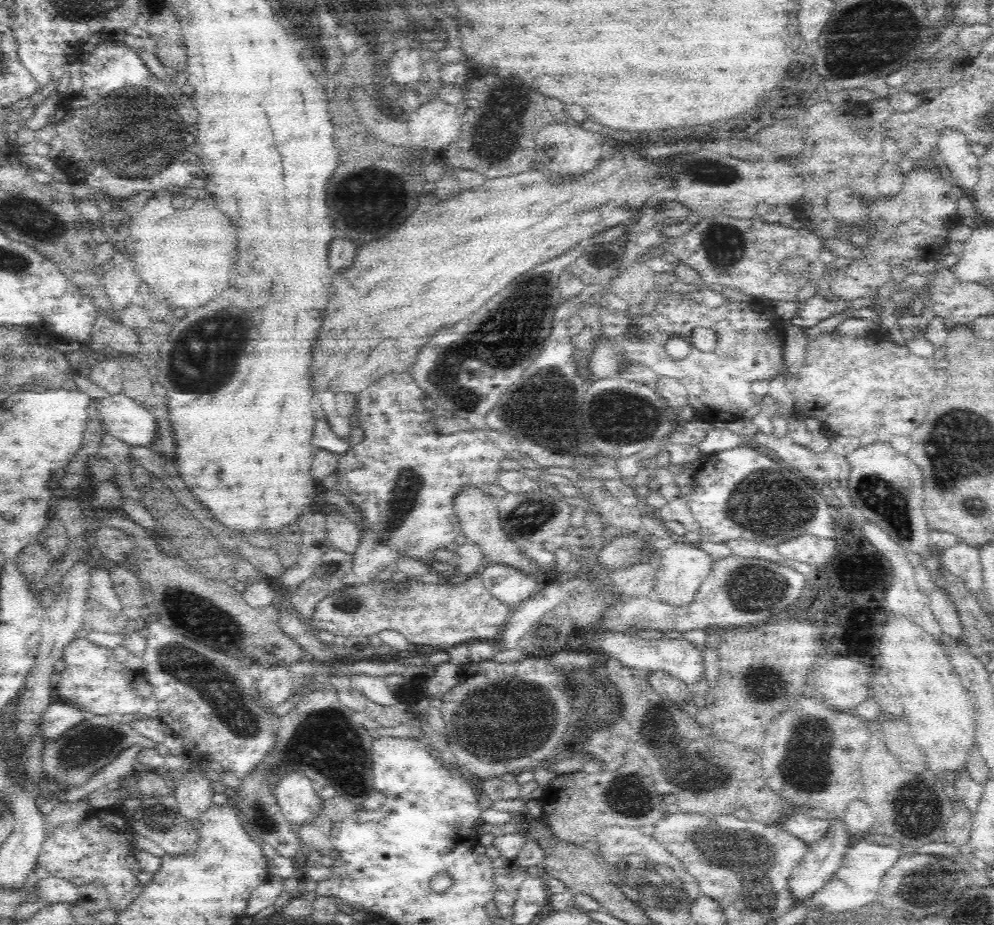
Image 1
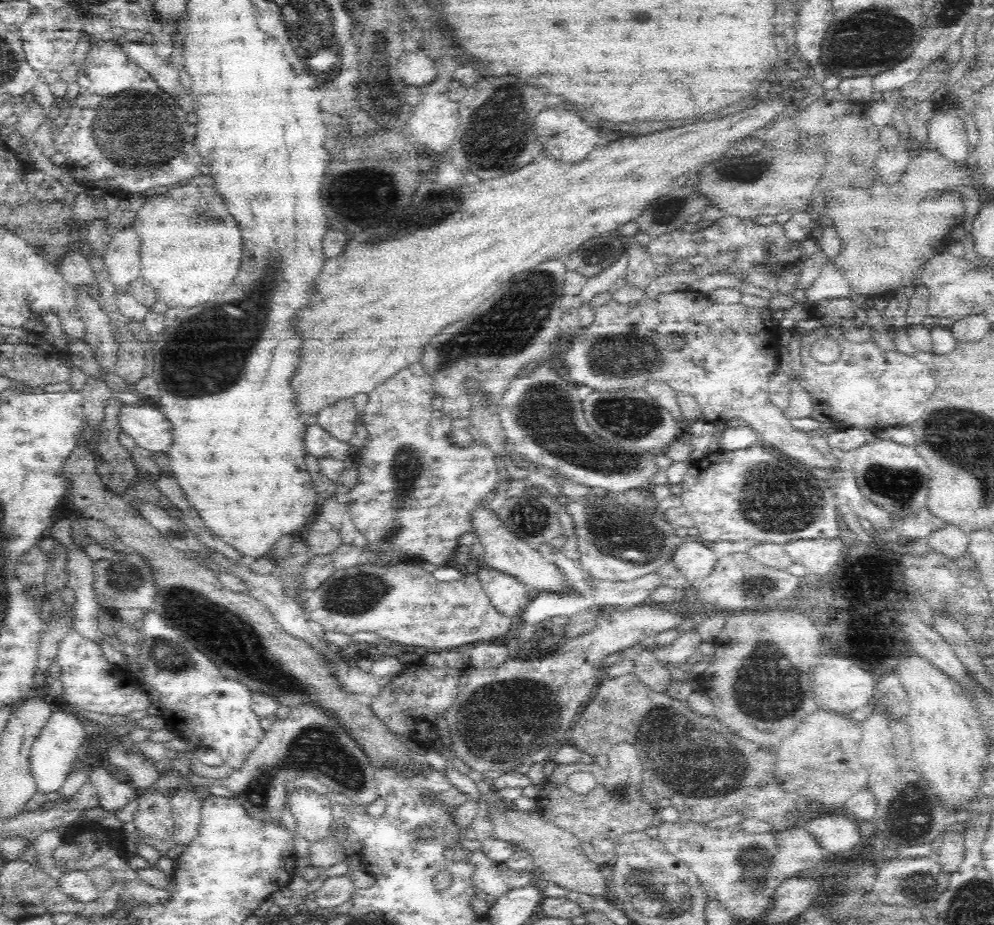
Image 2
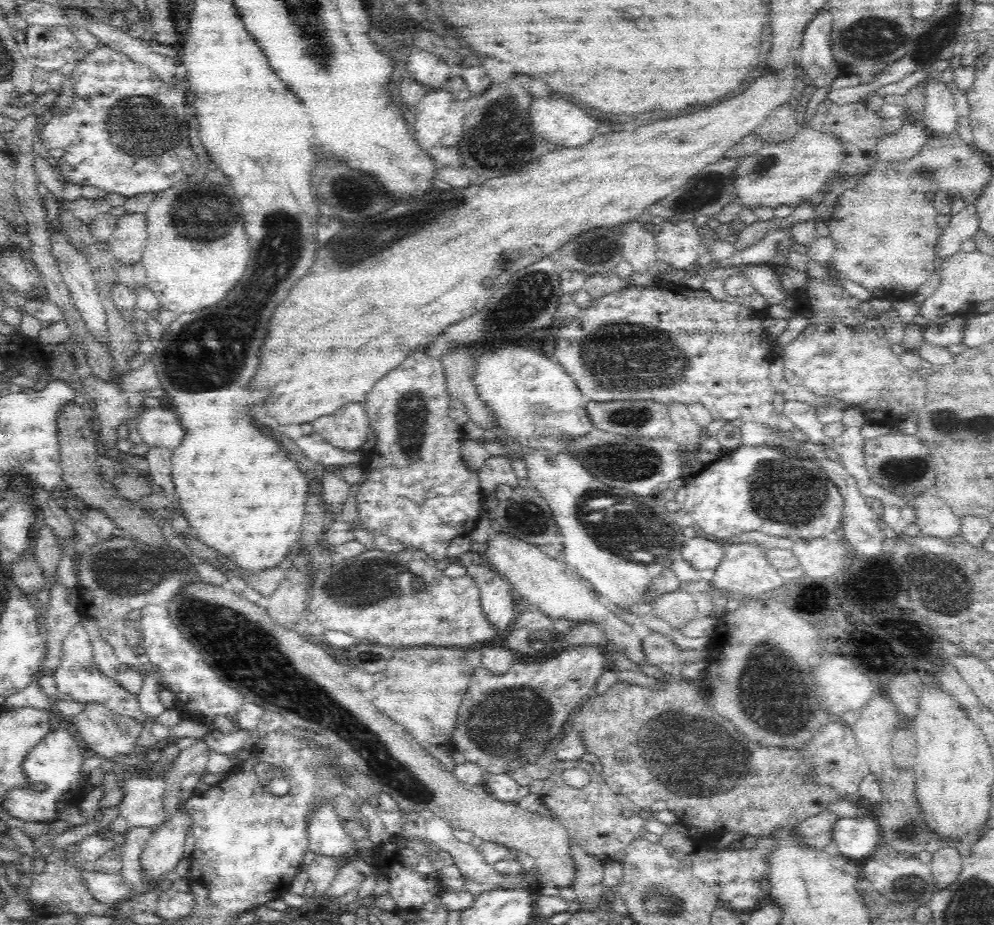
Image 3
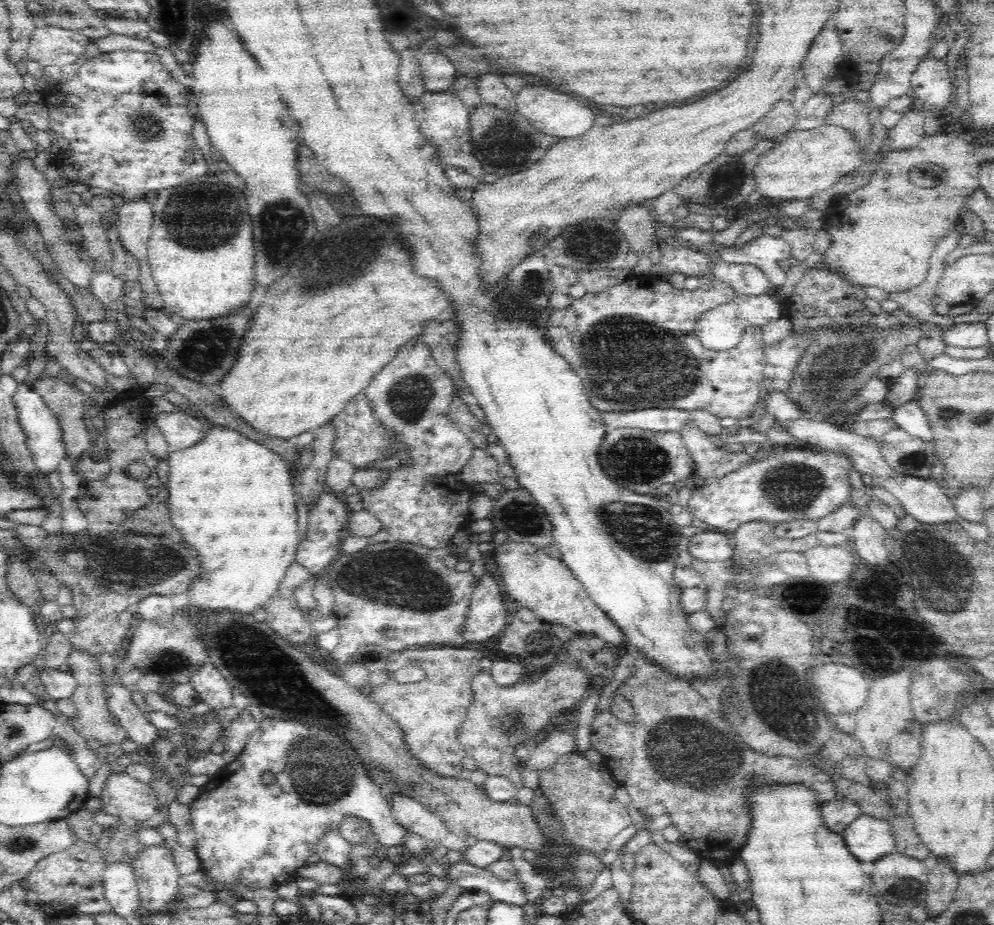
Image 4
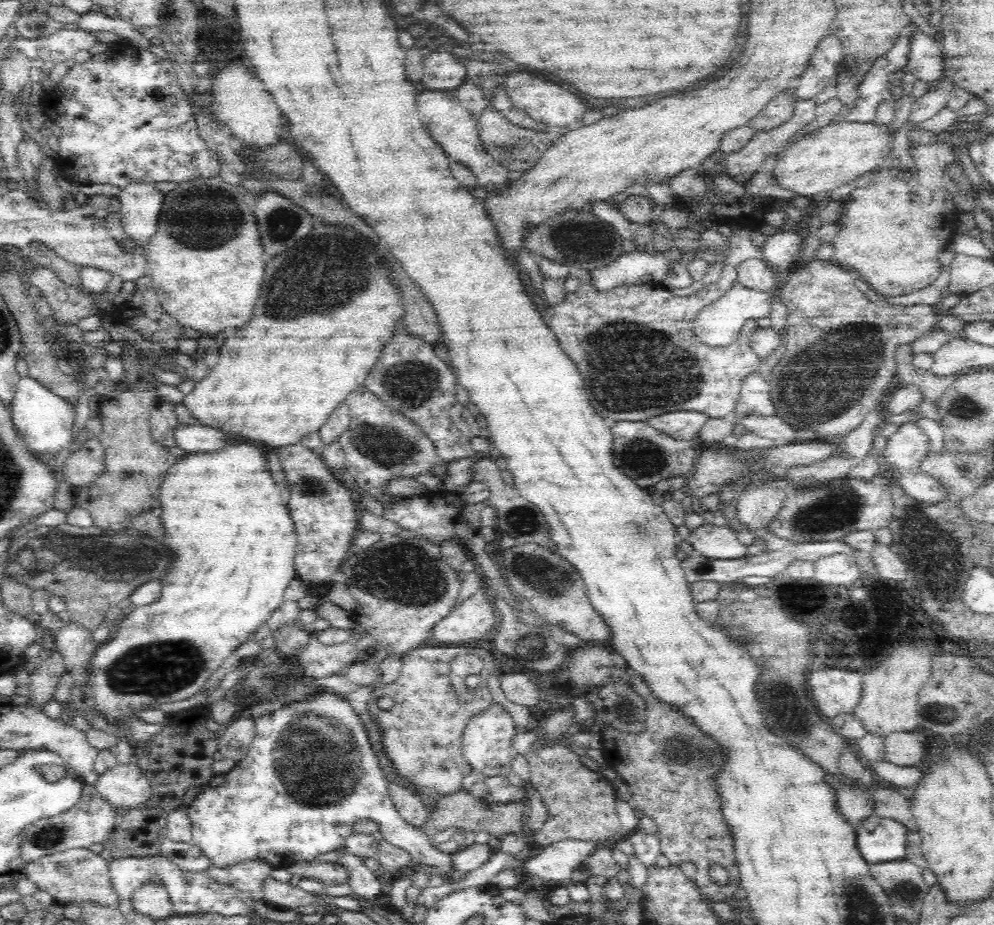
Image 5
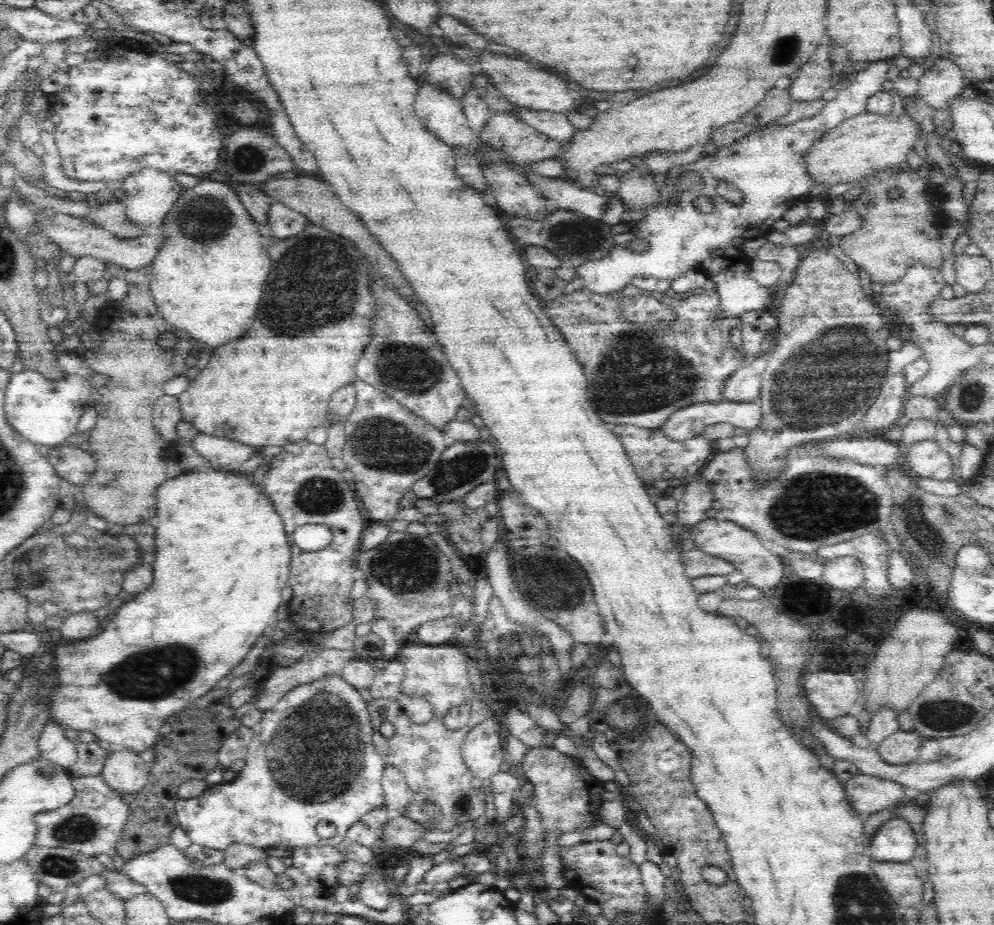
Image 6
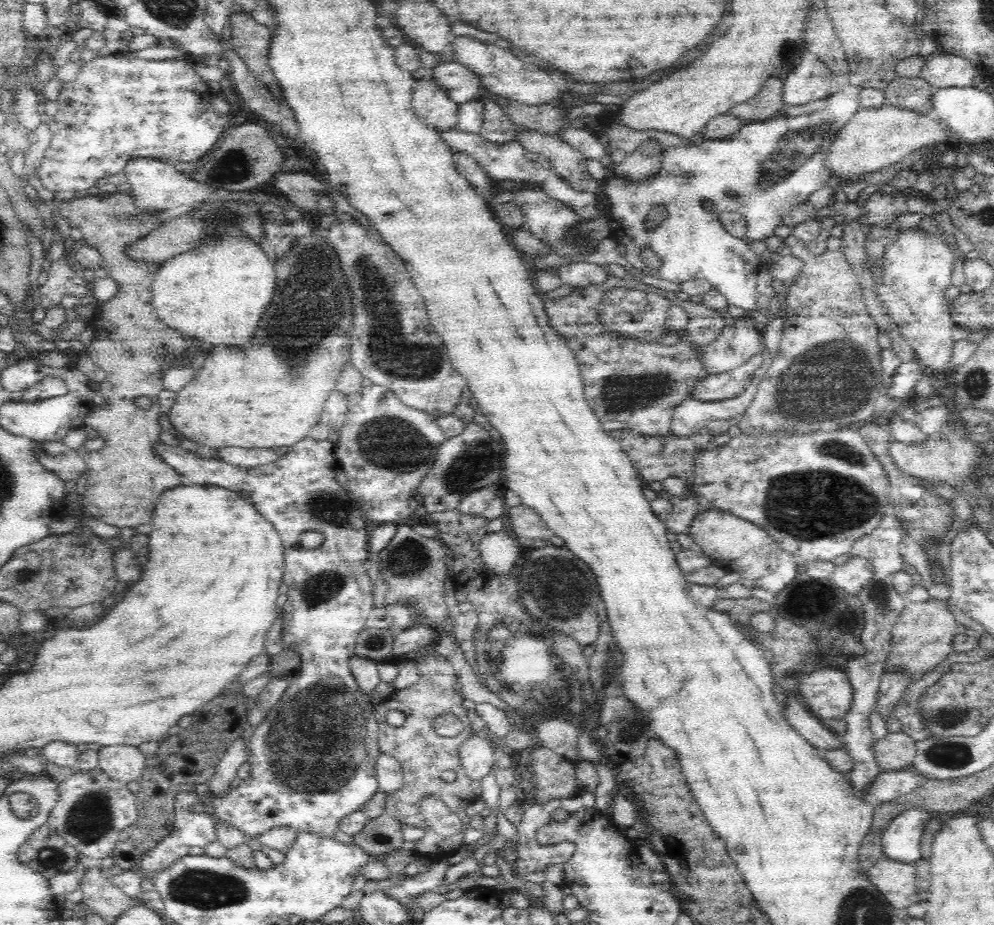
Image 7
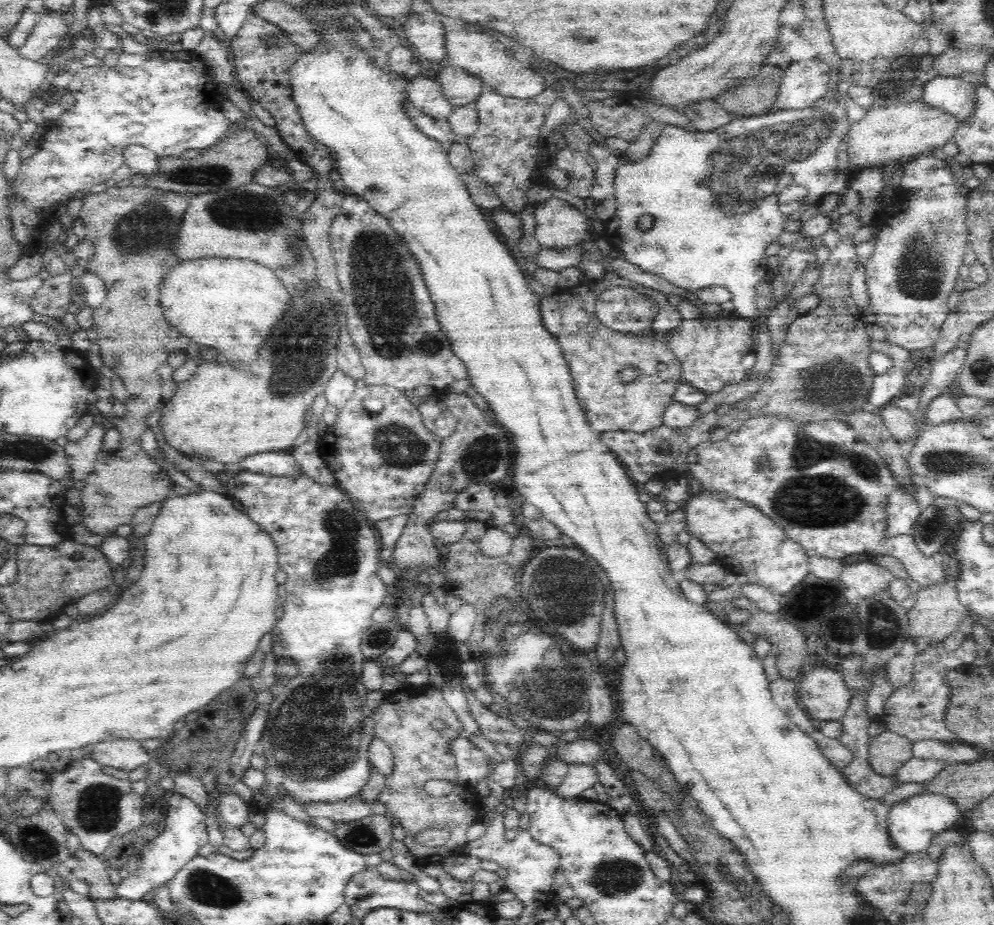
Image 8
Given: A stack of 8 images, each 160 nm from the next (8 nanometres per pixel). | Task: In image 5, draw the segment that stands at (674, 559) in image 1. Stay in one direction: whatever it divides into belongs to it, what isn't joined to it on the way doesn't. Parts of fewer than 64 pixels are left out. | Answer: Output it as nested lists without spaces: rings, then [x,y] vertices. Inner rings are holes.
[[[705,523],[695,528],[686,540],[693,553],[713,559],[732,559],[746,556],[746,545],[740,543],[732,528],[724,525],[717,527]]]

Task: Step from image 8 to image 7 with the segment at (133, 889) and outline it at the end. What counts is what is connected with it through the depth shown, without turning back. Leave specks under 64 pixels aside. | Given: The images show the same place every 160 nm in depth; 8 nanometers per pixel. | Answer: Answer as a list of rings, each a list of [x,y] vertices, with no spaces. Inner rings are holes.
[[[309,436],[296,442],[292,445],[290,451],[280,456],[278,460],[274,462],[268,462],[268,464],[258,464],[258,466],[252,466],[252,468],[240,468],[239,466],[232,466],[226,464],[226,462],[215,458],[196,457],[196,454],[182,447],[168,445],[160,441],[157,444],[155,450],[163,459],[166,464],[169,464],[178,474],[181,476],[181,482],[184,485],[188,484],[211,484],[212,486],[221,486],[222,488],[228,488],[228,490],[234,490],[245,497],[250,498],[252,504],[256,506],[262,516],[269,520],[274,528],[278,531],[284,547],[284,568],[283,568],[283,583],[288,586],[287,602],[284,606],[284,612],[282,614],[284,621],[284,633],[282,636],[283,649],[294,650],[302,657],[300,666],[300,673],[298,678],[294,682],[290,683],[288,689],[282,695],[282,698],[276,703],[276,706],[266,714],[264,720],[253,729],[253,735],[250,738],[250,742],[247,747],[250,750],[247,752],[247,762],[249,763],[251,770],[248,777],[242,779],[240,784],[236,787],[232,787],[224,796],[211,795],[208,800],[201,800],[195,793],[184,793],[179,791],[175,796],[173,815],[173,831],[161,840],[158,844],[152,847],[148,852],[145,852],[140,859],[140,862],[136,865],[137,871],[142,872],[144,876],[152,876],[152,872],[172,864],[174,860],[182,858],[182,856],[188,855],[188,848],[190,846],[198,846],[198,848],[204,848],[211,842],[217,840],[217,826],[220,823],[224,825],[230,825],[232,828],[240,831],[244,836],[248,838],[259,838],[266,832],[270,832],[272,829],[286,827],[298,836],[300,833],[310,833],[314,835],[320,835],[324,838],[335,838],[335,834],[339,831],[340,821],[343,821],[345,816],[358,812],[361,808],[376,794],[379,790],[379,782],[377,781],[376,774],[376,762],[378,762],[379,752],[378,740],[378,723],[375,716],[372,716],[372,712],[368,712],[364,708],[364,694],[359,691],[357,683],[353,678],[350,671],[350,665],[348,665],[349,659],[355,654],[354,648],[358,639],[358,636],[366,629],[366,620],[369,618],[370,612],[373,609],[372,600],[372,583],[370,583],[370,577],[368,577],[368,571],[364,569],[365,562],[368,560],[368,530],[366,530],[366,518],[363,516],[357,503],[353,502],[347,493],[346,487],[342,487],[336,480],[336,473],[334,471],[335,465],[335,444],[331,441],[316,441]],[[306,530],[319,530],[322,534],[325,534],[325,541],[314,550],[306,550],[300,541],[298,536]],[[196,803],[206,805],[204,812],[196,812],[192,810],[192,806]]]

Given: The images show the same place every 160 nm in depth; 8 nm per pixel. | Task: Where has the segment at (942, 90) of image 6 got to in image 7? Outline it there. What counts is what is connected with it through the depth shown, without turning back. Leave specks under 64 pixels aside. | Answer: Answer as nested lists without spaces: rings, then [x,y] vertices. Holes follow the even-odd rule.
[[[937,52],[929,57],[920,77],[933,89],[947,89],[950,87],[972,87],[972,80],[977,76],[976,67],[966,59]]]

